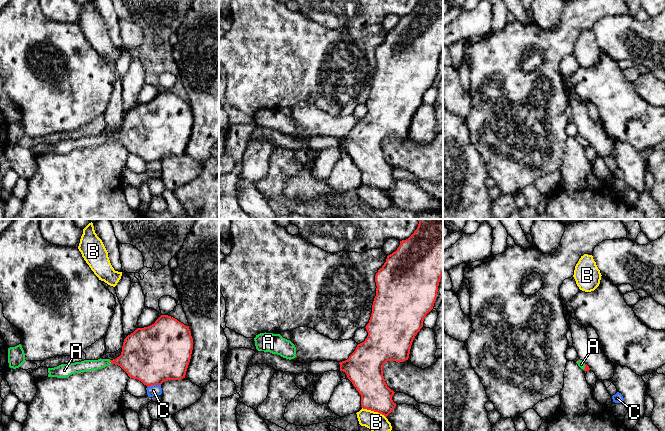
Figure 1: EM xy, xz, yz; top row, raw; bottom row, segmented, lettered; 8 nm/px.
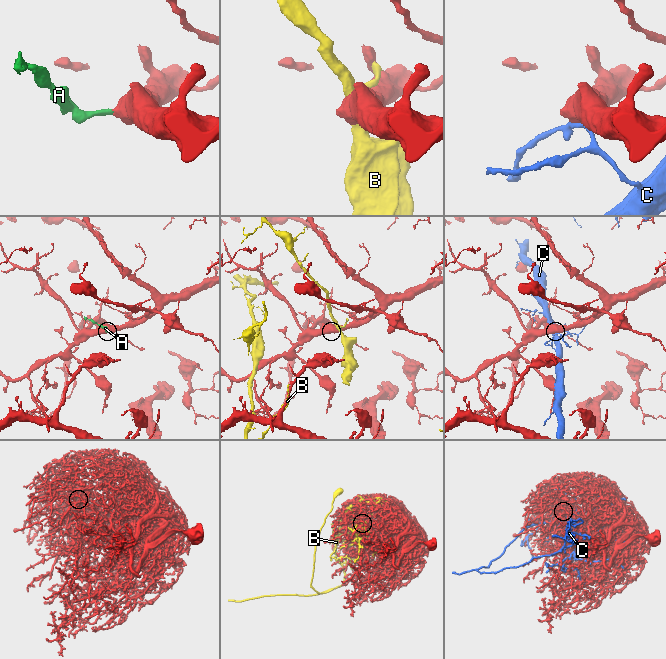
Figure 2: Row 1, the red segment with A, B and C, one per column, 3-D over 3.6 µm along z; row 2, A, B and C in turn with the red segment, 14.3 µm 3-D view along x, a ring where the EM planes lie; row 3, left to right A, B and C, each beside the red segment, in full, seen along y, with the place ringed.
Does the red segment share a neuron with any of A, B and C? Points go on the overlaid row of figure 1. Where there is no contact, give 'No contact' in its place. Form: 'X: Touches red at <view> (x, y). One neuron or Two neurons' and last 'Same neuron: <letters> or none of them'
A: Touches red at xy (111, 362). One neuron
B: Touches red at xz (374, 411). Two neurons
C: Touches red at xy (153, 384). Two neurons
Same neuron: A

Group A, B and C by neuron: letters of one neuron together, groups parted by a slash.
A / B / C

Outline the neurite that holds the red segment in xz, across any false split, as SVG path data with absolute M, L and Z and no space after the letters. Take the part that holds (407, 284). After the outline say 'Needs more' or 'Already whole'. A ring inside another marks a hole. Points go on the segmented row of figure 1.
M418 219L418 221L414 233L408 239L400 241L397 250L387 256L386 262L375 275L376 296L369 323L365 327L368 332L367 338L357 345L347 360L339 362L340 371L346 373L347 378L361 395L361 407L385 417L394 410L396 403L392 400L395 392L385 382L383 366L387 361L408 360L412 342L423 327L424 318L433 309L439 282L443 276L443 219Z. Already whole

